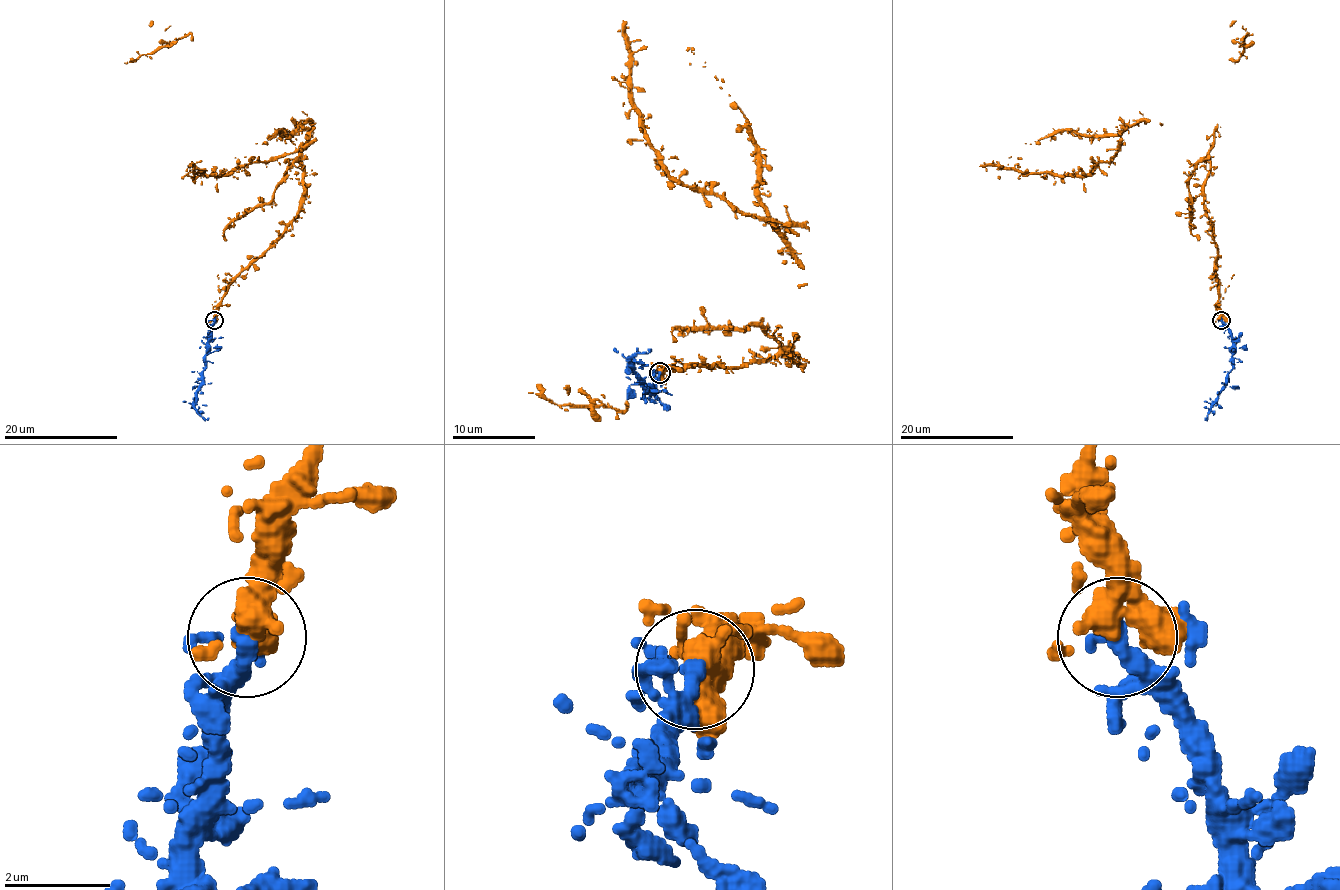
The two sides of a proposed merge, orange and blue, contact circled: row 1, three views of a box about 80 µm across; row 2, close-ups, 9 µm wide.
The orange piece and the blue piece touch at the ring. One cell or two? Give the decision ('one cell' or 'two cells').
one cell

